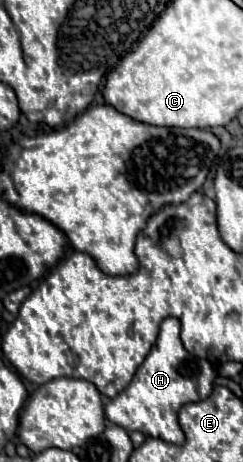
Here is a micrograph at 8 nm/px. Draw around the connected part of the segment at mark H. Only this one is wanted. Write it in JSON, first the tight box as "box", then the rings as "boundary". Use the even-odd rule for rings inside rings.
{"box":[104,318,216,444],"boundary":[[[166,318],[160,324],[156,350],[152,350],[140,364],[130,386],[104,406],[106,418],[124,430],[138,430],[146,436],[160,438],[170,444],[182,444],[184,432],[178,424],[178,410],[182,404],[204,400],[212,392],[214,378],[216,370],[212,364],[188,362],[188,352],[180,340],[180,320]]]}

